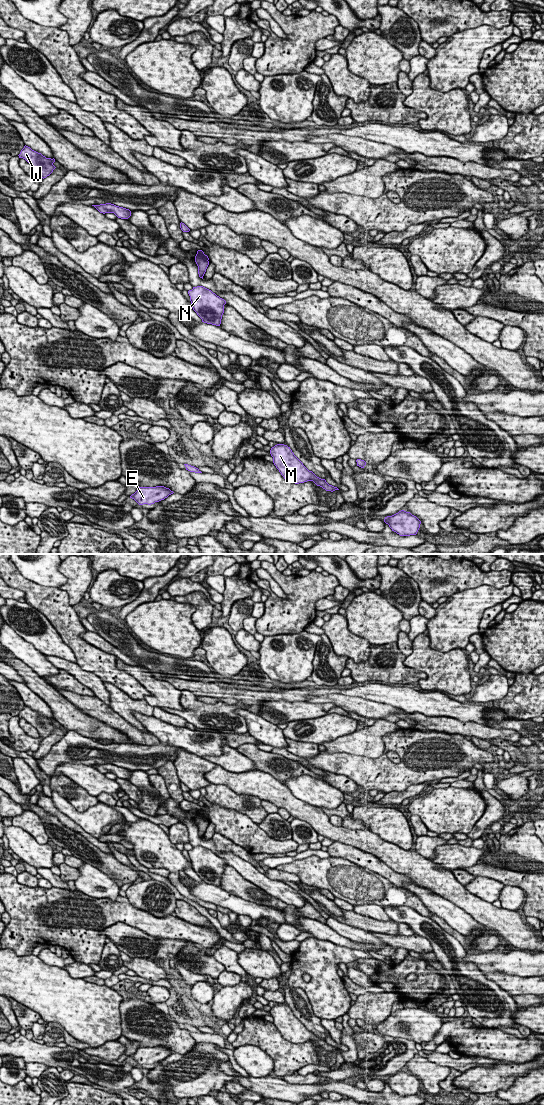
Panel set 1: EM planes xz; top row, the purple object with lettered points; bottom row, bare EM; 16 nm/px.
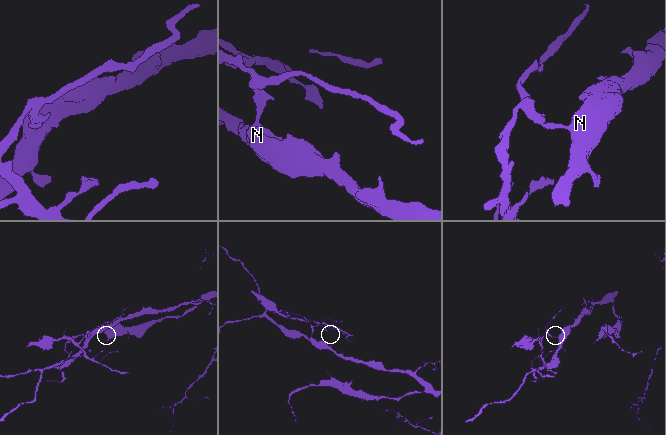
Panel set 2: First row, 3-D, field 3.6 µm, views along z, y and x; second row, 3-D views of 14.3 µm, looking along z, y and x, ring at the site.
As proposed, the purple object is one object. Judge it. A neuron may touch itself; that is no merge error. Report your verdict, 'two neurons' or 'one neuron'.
two neurons

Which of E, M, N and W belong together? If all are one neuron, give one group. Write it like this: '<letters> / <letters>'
E M N / W

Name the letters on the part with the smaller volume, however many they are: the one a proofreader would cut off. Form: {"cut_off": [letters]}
{"cut_off": ["W"]}

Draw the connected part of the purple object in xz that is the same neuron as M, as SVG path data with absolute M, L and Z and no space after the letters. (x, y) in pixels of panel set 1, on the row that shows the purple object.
M275 445L271 448L270 454L273 457L274 465L284 479L295 484L313 481L317 486L322 487L326 491L333 492L339 490L337 487L329 485L325 479L321 479L312 471L309 471L287 445Z

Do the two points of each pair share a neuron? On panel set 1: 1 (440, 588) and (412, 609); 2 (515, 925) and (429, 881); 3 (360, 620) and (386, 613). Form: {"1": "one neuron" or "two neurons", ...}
{"1": "two neurons", "2": "one neuron", "3": "one neuron"}

